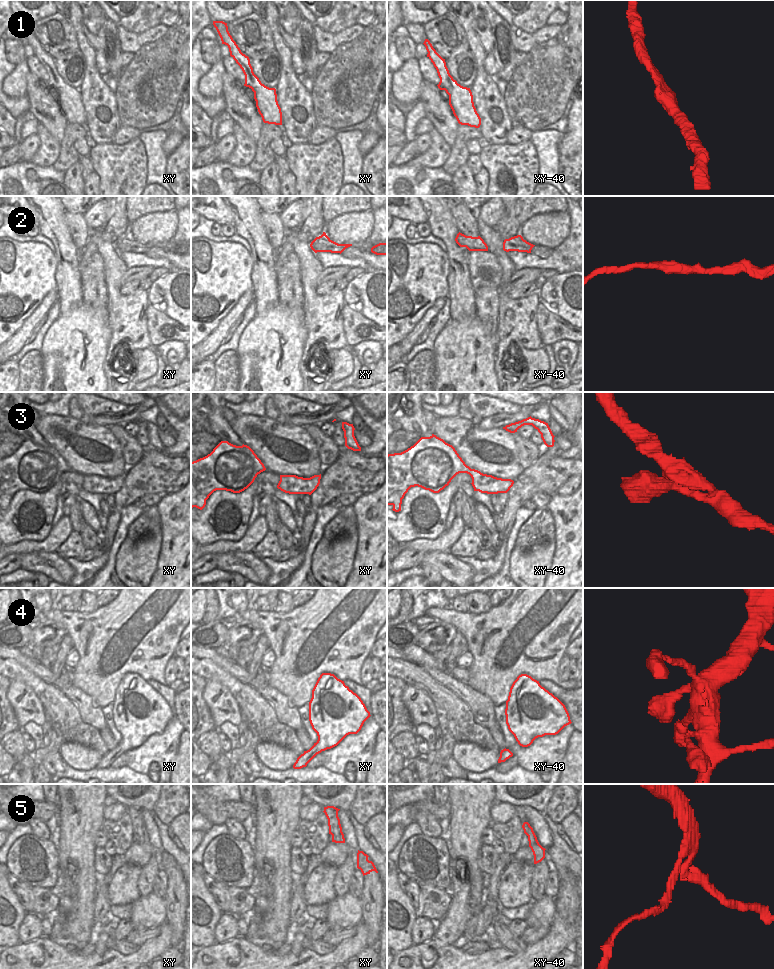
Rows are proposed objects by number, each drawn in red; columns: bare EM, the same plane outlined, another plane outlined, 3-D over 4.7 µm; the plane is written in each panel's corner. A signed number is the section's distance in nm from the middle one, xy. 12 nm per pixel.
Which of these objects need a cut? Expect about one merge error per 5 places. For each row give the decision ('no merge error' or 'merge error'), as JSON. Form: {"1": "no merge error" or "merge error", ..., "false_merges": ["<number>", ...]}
{"1": "no merge error", "2": "no merge error", "3": "no merge error", "4": "no merge error", "5": "merge error", "false_merges": ["5"]}

